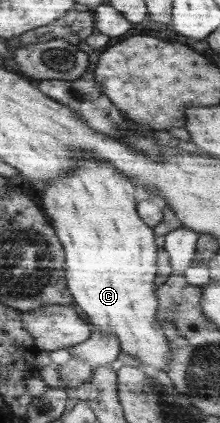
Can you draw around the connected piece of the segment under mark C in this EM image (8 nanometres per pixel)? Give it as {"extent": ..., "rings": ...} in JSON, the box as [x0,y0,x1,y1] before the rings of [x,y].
{"extent":[41,156,173,380],"rings":[[[80,156],[78,168],[64,176],[62,180],[46,186],[46,192],[41,195],[42,207],[56,228],[57,236],[65,249],[65,279],[69,291],[73,295],[74,306],[93,327],[93,330],[114,334],[121,341],[121,352],[138,358],[142,367],[156,368],[151,378],[156,380],[158,374],[169,371],[173,353],[170,352],[168,339],[162,331],[161,321],[158,320],[157,290],[154,286],[156,278],[156,252],[154,231],[145,221],[138,218],[134,204],[134,184],[124,173],[108,166],[108,162],[96,162],[94,158]]]}

